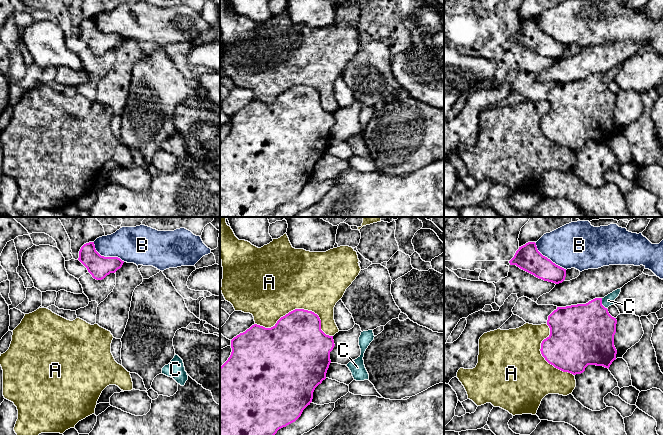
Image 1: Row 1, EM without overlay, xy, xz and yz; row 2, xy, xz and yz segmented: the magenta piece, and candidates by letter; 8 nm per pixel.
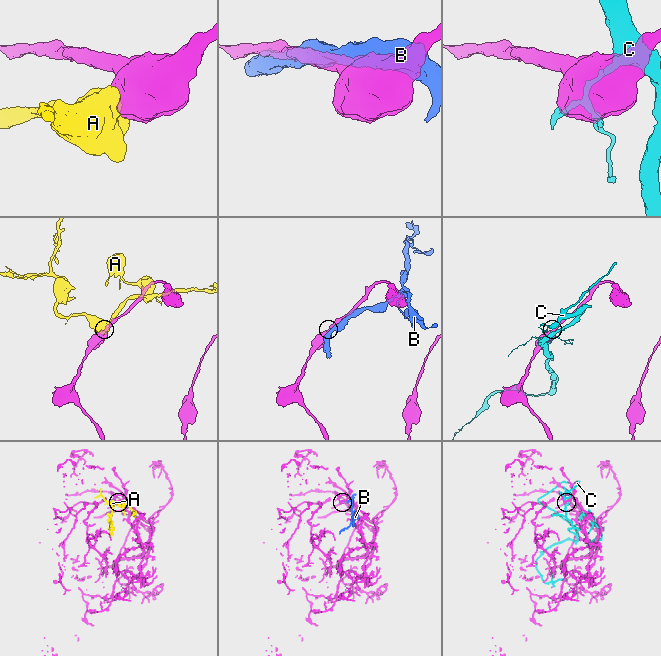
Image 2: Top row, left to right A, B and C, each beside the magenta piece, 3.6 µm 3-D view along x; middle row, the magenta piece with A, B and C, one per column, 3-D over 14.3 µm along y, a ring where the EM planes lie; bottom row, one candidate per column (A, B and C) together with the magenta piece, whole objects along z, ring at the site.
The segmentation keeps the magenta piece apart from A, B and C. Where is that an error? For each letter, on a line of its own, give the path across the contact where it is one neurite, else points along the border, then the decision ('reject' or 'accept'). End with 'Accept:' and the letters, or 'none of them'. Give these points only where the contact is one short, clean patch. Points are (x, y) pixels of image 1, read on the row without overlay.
A: accept
B: reject
C: reject
Accept: A

